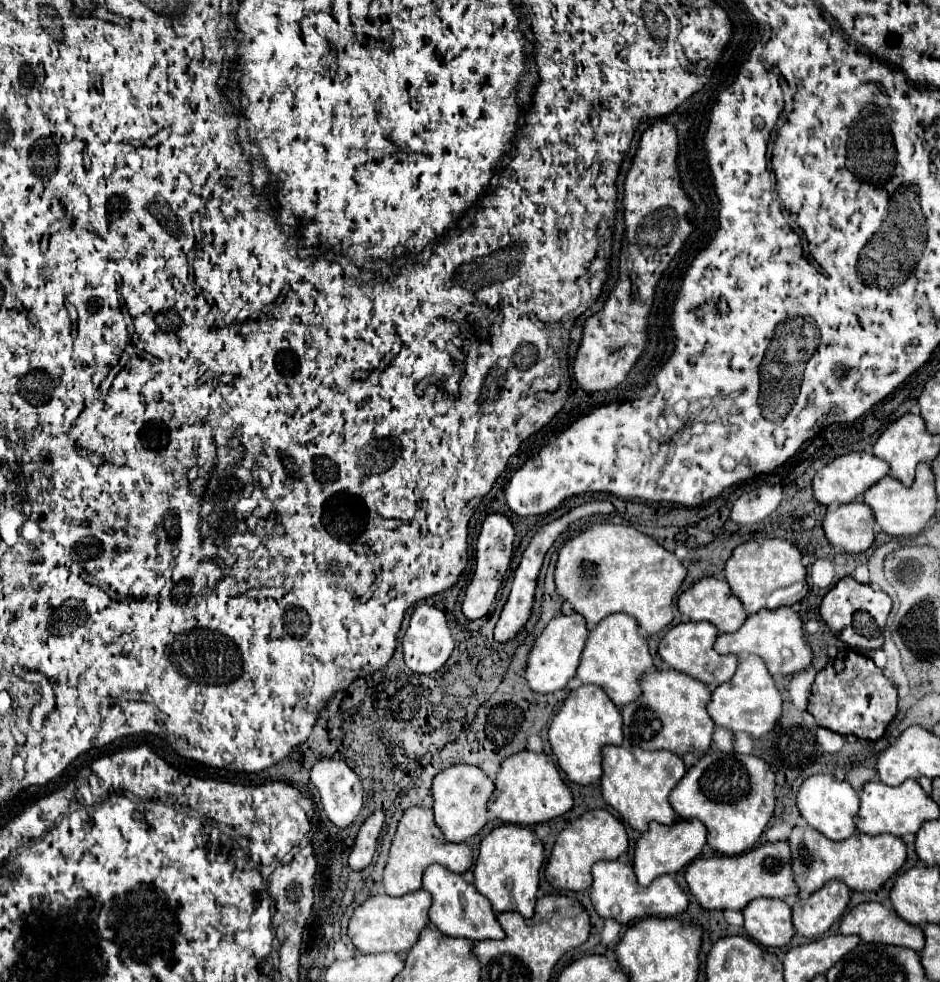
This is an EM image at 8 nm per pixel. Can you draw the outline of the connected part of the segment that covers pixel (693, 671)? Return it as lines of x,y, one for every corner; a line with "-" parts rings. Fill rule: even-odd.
707,621
679,623
679,625
671,627
665,633
665,637
661,639
659,655
671,669
685,673
685,675
691,675
693,679
705,683
709,689
715,689
717,685
731,679
731,675
735,673
735,667
737,667
737,655
719,655
713,649
715,637
717,637
717,629

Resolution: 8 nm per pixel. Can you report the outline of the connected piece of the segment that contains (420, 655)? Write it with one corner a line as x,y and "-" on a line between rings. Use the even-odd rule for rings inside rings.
419,605
415,607
409,627
403,635
403,659
405,665
415,671
415,673
433,673
445,665
453,651
453,639
445,621
445,615
441,609
431,607
431,605

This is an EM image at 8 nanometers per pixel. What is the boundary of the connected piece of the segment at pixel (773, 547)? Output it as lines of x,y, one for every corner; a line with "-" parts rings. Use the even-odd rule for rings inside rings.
771,539
767,543
751,541
735,547
725,563
725,581
749,615
761,609
779,609
783,605
793,605
807,595
801,553
795,545
781,539

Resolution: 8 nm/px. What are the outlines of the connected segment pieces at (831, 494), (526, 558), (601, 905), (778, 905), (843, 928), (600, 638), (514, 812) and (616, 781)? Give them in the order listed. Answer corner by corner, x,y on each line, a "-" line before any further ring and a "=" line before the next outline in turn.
847,453
841,457
835,457
833,461
829,461
827,465
823,465
815,477
813,477
813,497
817,503
831,507
835,505
843,505
843,503
851,503
857,497
861,497
871,485
875,485
879,479
883,479
889,473
887,463
883,463
881,459
875,459
875,455
871,453
=
591,501
591,503
585,503
585,505
575,507
573,511
565,513
565,515
559,517
559,519
549,521
547,525
543,525
543,527
533,535
531,543
529,543
527,549
523,551
521,563
519,563
515,575
513,575
513,587
511,587
511,593
509,593
507,603
503,605
503,611
501,611
499,621
497,621
497,625
495,625
495,639
497,639
497,641
511,641
511,639
523,629
523,625
527,623
527,619
529,619
529,615
531,615
531,605
533,605
535,581
537,581
539,569
541,569
541,565
543,565
545,553
547,553
547,549
553,545
553,541
555,541
555,539
567,529
567,525
573,523
573,521
577,521
577,519
581,519
581,517
587,517
587,515
595,515
595,513
603,513
603,515
607,515
607,513
611,513
613,509
615,509
615,507
613,507
609,501
=
599,861
593,865
591,875
593,885
589,887
589,897
595,911
603,919
615,919
627,925
643,917
673,917
687,909
687,895
669,875
657,877
649,887
639,887
635,883
635,873
631,871
631,865
619,861
=
755,899
743,909
747,935
763,947
783,947
793,937
791,909
781,899
=
861,903
843,915
839,923
841,935
859,935
865,943
899,945
913,951
923,949
921,927
909,925
895,915
895,911
883,907
881,903
=
609,615
603,623
597,623
597,627
589,631
581,663
577,667
577,677
583,683
599,685
617,707
625,707
639,697
639,677
649,667
653,667
653,659
635,619
629,615
=
521,751
507,757
501,763
501,769
495,779
495,791
487,803
487,809
493,817
503,823
517,825
537,825
551,821
557,815
563,815
573,807
573,797
569,787
563,783
553,759
545,753
=
603,747
603,799
635,829
645,831
649,821
661,825
675,823
675,811
669,805
669,793
685,775
683,759
671,751
645,751
641,747

